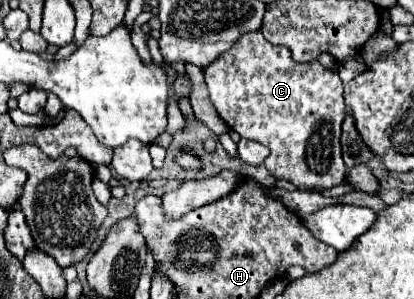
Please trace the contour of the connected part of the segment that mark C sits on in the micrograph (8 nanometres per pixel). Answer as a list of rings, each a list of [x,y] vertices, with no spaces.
[[[261,31],[243,33],[231,49],[221,53],[213,63],[205,67],[205,83],[209,89],[209,99],[217,109],[217,115],[241,137],[259,141],[269,147],[269,157],[265,167],[277,179],[291,181],[301,191],[321,191],[343,183],[347,167],[341,159],[341,123],[345,119],[343,103],[343,83],[337,73],[325,69],[319,61],[295,63],[287,47],[271,45]]]

